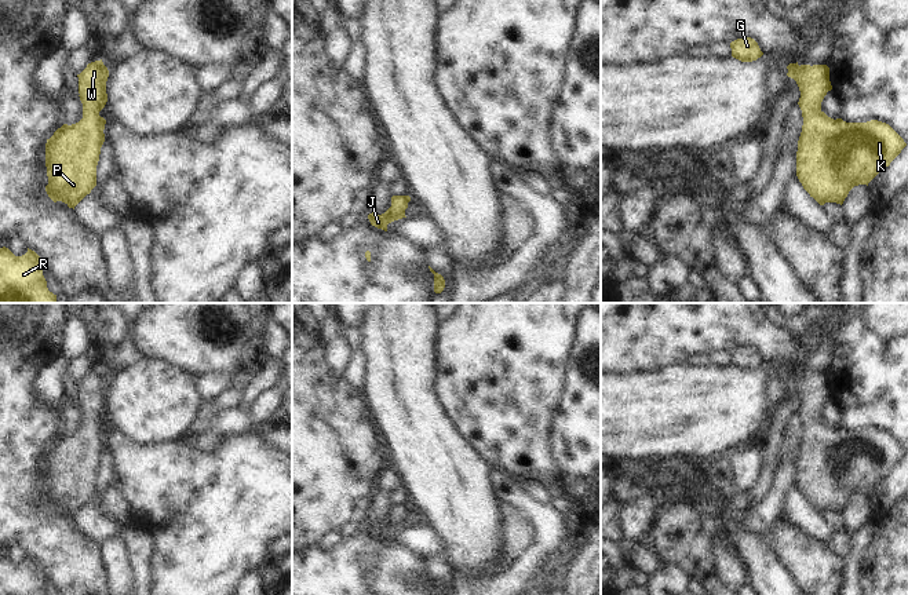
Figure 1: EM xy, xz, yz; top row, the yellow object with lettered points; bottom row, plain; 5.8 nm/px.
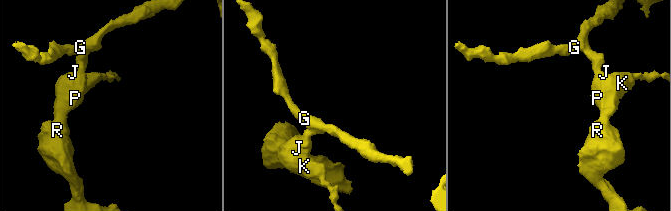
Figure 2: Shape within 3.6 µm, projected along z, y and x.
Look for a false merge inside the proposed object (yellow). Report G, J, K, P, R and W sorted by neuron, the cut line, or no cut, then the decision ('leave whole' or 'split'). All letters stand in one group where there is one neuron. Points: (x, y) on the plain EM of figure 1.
G J K P R W; no cut; leave whole

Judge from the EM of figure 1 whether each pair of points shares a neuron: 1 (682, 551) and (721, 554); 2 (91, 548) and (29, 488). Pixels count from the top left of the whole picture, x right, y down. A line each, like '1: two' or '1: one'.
1: two
2: one

